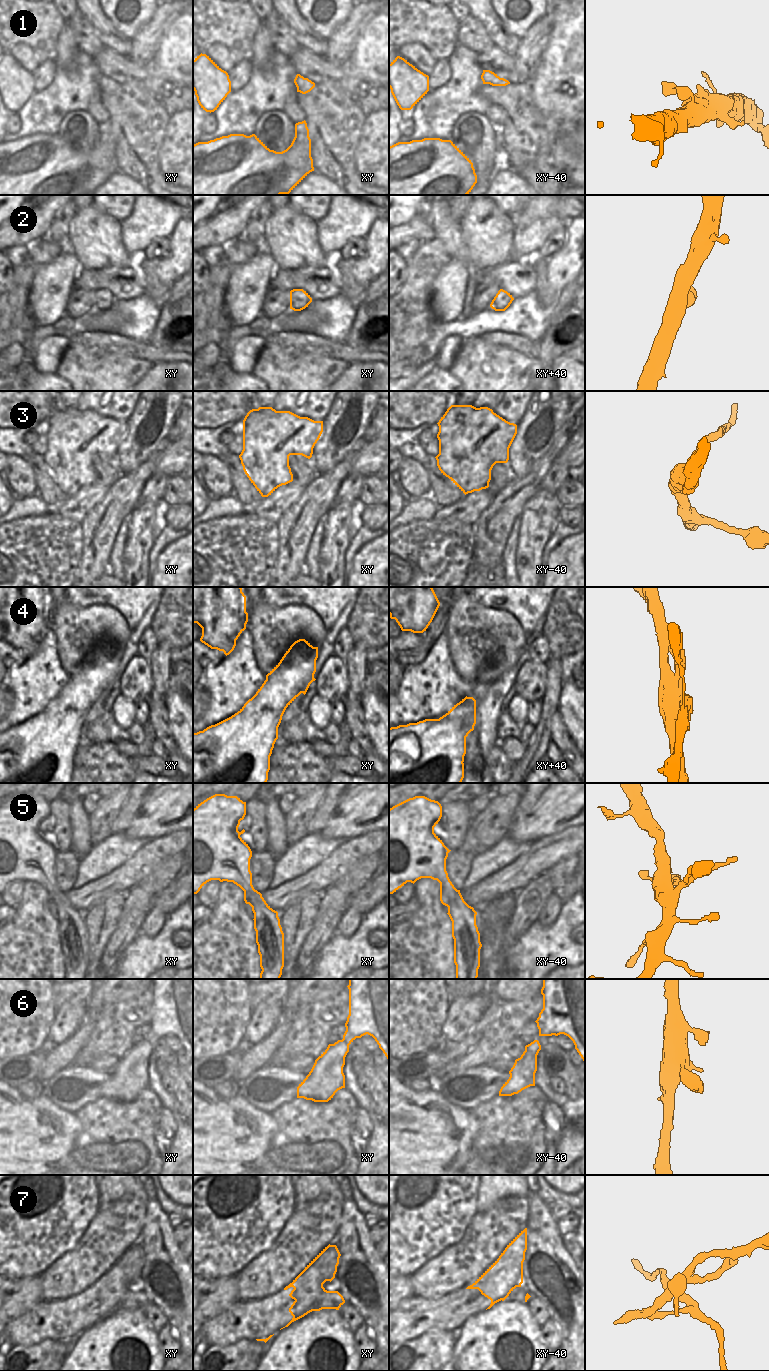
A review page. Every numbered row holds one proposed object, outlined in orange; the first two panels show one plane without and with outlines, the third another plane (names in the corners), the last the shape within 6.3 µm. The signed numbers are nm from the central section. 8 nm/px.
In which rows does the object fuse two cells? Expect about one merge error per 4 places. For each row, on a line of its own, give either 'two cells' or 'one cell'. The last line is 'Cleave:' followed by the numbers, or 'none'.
1: one cell
2: one cell
3: one cell
4: two cells
5: one cell
6: one cell
7: two cells
Cleave: 4, 7

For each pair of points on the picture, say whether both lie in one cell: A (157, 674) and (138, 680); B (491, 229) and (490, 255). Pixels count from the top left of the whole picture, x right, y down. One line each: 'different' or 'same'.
A: different
B: same

